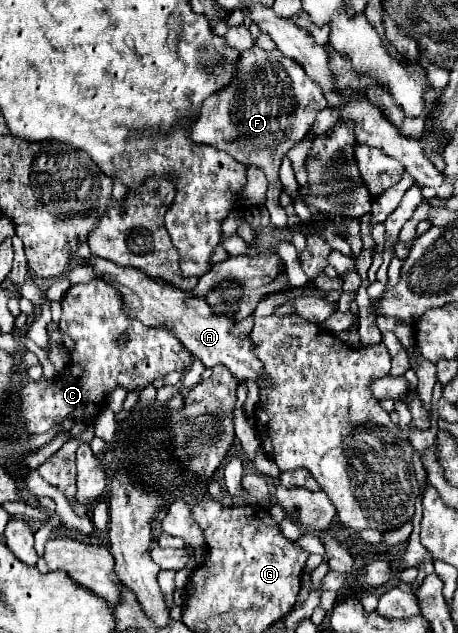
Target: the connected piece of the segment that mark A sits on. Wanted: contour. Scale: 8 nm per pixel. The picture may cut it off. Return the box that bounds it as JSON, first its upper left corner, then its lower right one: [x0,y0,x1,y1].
[88,256,262,388]

